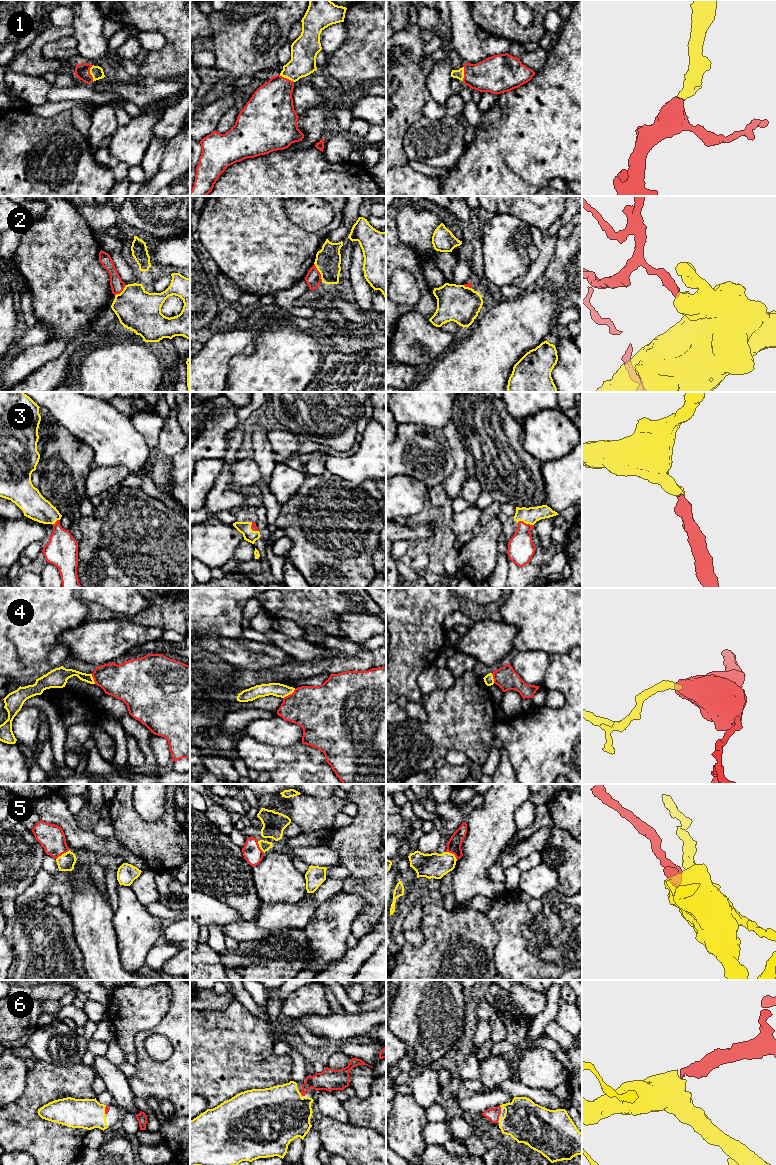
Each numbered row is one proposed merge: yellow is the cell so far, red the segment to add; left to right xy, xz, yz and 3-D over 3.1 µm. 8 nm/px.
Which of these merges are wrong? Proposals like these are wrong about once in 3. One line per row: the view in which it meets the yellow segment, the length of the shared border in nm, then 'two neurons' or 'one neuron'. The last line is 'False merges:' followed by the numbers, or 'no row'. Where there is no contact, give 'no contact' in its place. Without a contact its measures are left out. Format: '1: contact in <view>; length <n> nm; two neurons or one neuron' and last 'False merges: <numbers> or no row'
1: contact in xy; length 140 nm; one neuron
2: contact in xz; length 170 nm; two neurons
3: contact in yz; length 140 nm; one neuron
4: contact in xz; length 130 nm; two neurons
5: contact in xy; length 130 nm; one neuron
6: contact in yz; length 40 nm; one neuron
False merges: 2, 4

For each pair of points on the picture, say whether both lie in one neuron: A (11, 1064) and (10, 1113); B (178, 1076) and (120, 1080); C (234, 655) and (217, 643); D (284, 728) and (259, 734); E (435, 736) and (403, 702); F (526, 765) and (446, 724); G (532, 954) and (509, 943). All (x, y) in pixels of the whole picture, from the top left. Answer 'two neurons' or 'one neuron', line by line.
A: two neurons
B: two neurons
C: one neuron
D: one neuron
E: two neurons
F: two neurons
G: one neuron

